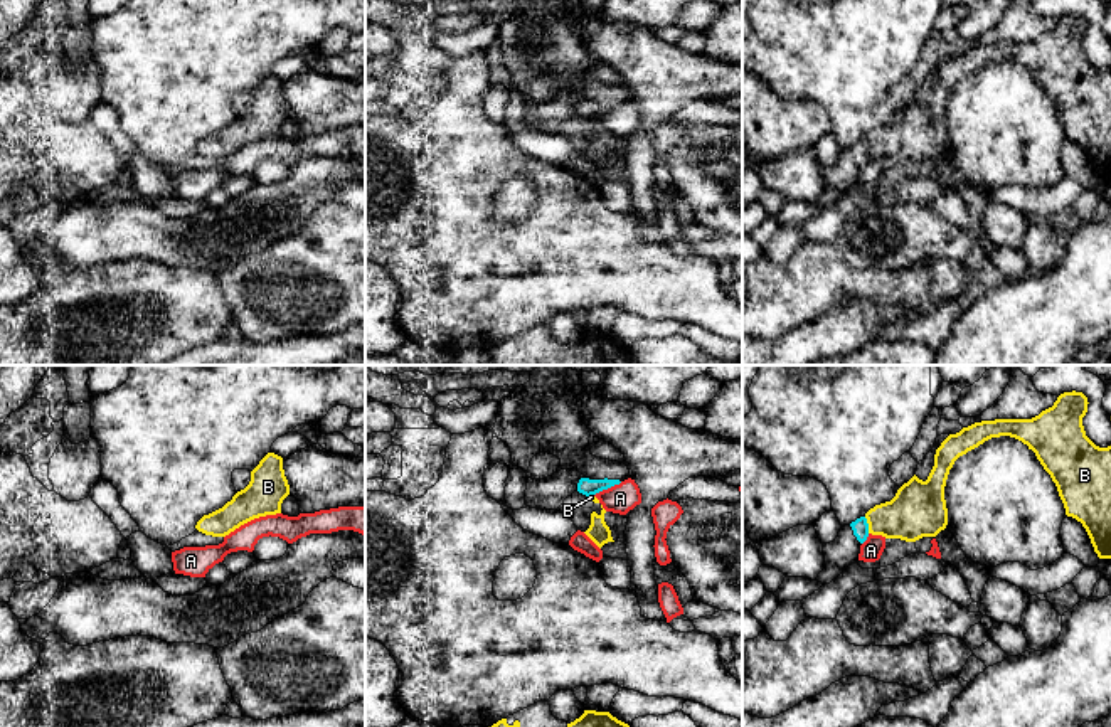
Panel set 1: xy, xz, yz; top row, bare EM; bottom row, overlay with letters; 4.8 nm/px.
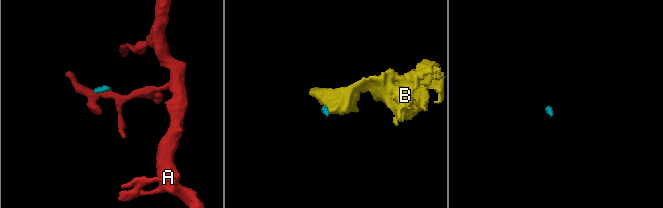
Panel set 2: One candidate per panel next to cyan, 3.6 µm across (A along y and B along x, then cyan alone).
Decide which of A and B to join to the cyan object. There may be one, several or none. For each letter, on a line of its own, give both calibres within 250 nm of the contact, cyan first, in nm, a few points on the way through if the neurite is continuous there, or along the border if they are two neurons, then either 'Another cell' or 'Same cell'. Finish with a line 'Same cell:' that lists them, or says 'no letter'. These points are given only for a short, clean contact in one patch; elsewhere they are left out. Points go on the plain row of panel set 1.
A: Thickness 80 nm (cyan) against 140 nm. Boundary: xz (621, 105), (593, 118). Another cell
B: Thickness 80 nm (cyan) against 260 nm. Path across: yz (861, 150), (867, 148), (916, 133). Same cell
Same cell: B

